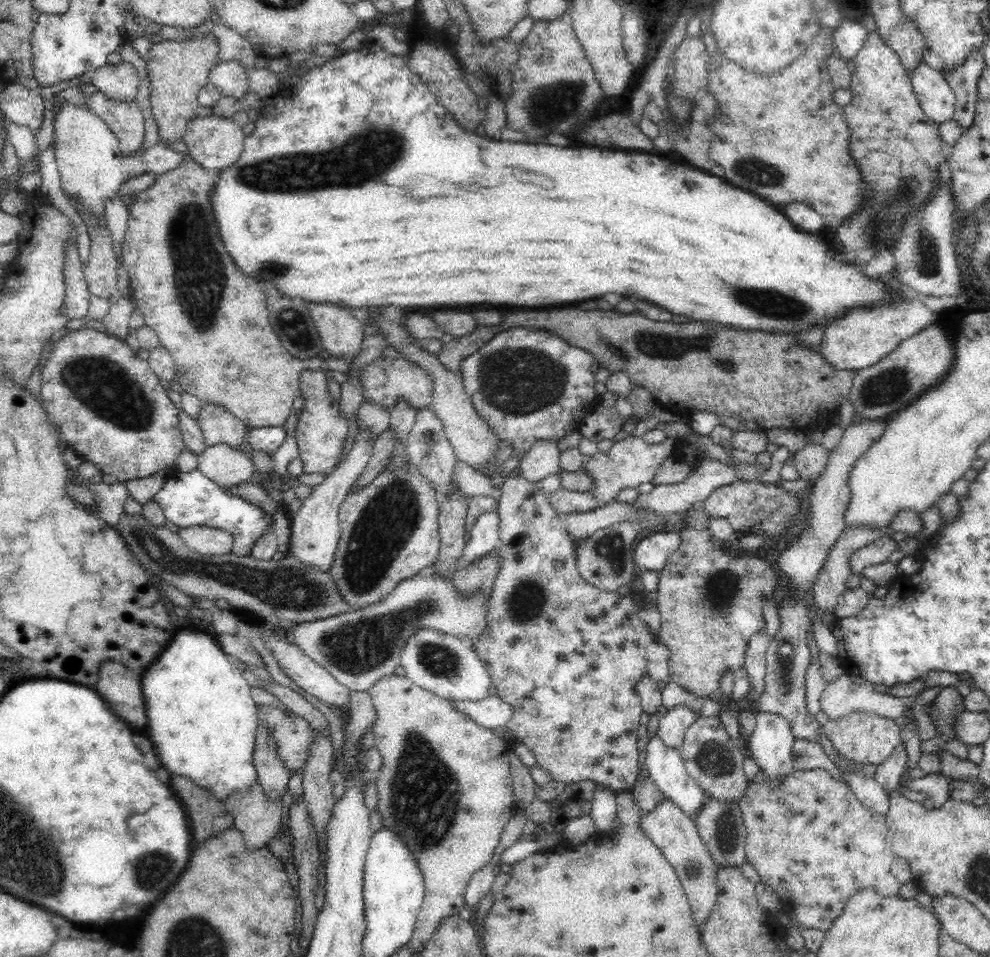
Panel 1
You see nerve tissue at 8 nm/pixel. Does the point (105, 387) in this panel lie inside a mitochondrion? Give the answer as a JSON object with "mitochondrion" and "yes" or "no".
{"mitochondrion":"yes"}

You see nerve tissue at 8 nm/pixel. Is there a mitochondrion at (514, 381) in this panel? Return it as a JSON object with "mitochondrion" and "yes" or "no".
{"mitochondrion":"yes"}

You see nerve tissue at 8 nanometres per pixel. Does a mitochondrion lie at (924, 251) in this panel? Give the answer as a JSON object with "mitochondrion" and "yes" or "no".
{"mitochondrion":"yes"}

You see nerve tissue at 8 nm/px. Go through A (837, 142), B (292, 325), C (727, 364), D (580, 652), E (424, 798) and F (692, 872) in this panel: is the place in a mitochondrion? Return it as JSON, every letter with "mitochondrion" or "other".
{"A":"other","B":"mitochondrion","C":"mitochondrion","D":"other","E":"mitochondrion","F":"mitochondrion"}

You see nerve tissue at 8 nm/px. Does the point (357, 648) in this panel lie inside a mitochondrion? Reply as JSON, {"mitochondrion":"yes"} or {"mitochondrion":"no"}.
{"mitochondrion":"yes"}

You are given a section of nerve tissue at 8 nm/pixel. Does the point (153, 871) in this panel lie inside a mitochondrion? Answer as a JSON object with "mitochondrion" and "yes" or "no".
{"mitochondrion":"yes"}

